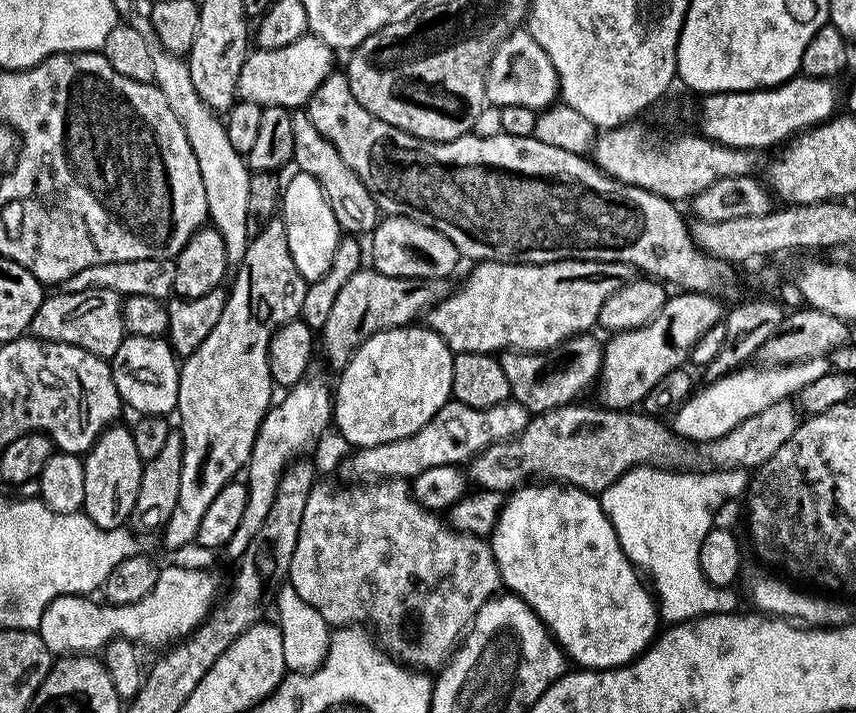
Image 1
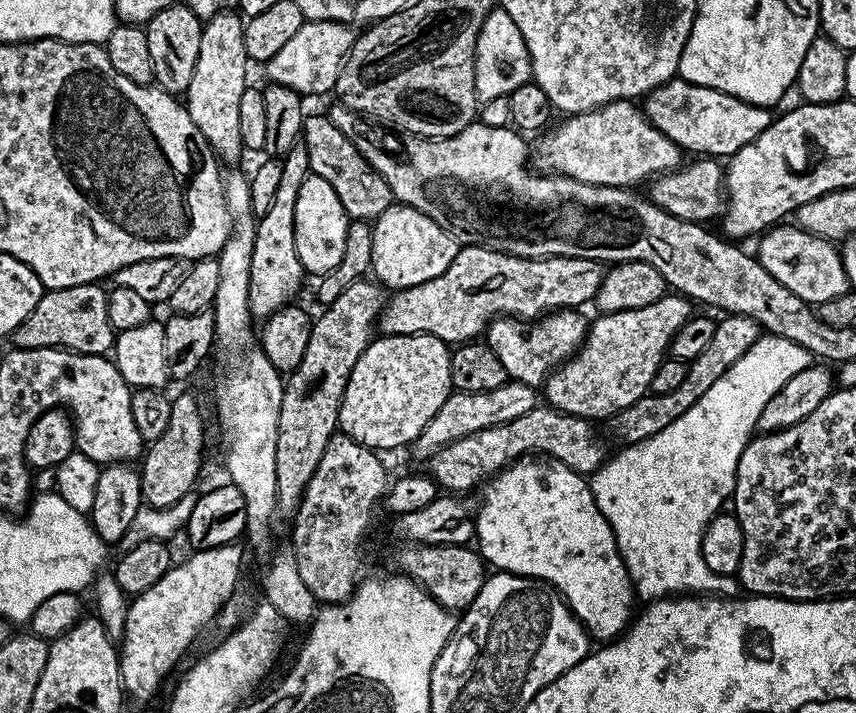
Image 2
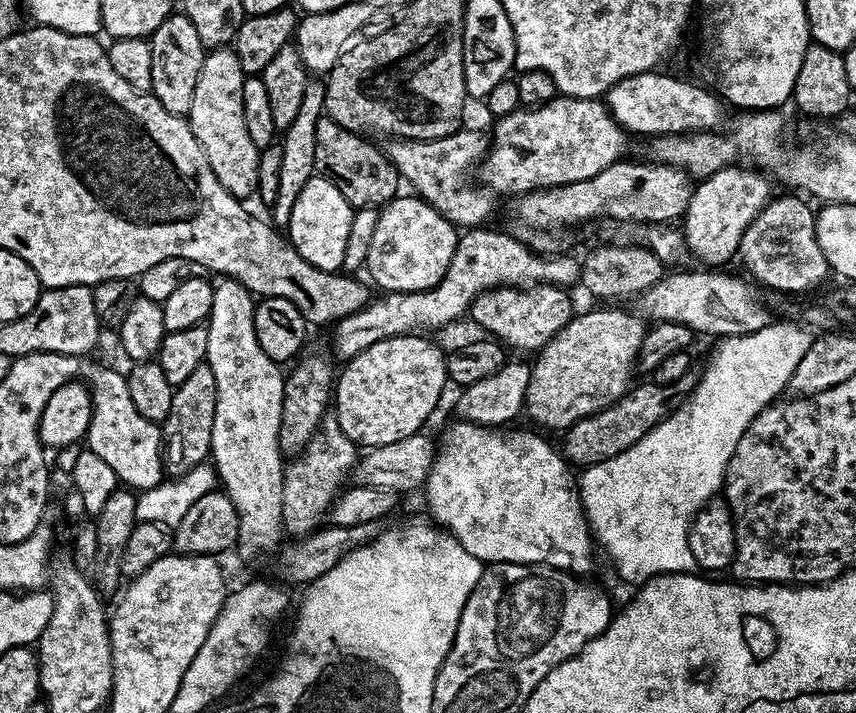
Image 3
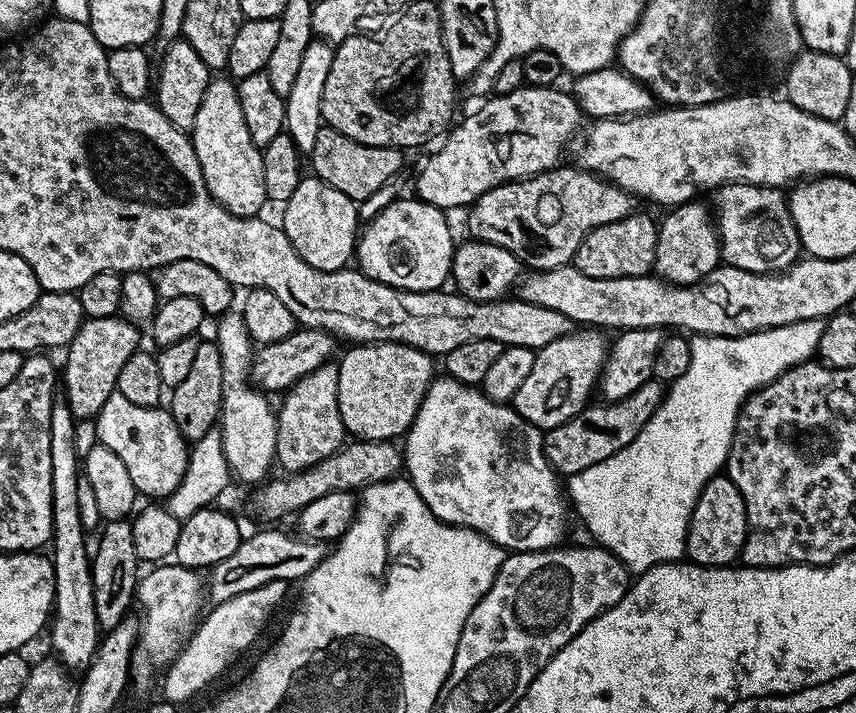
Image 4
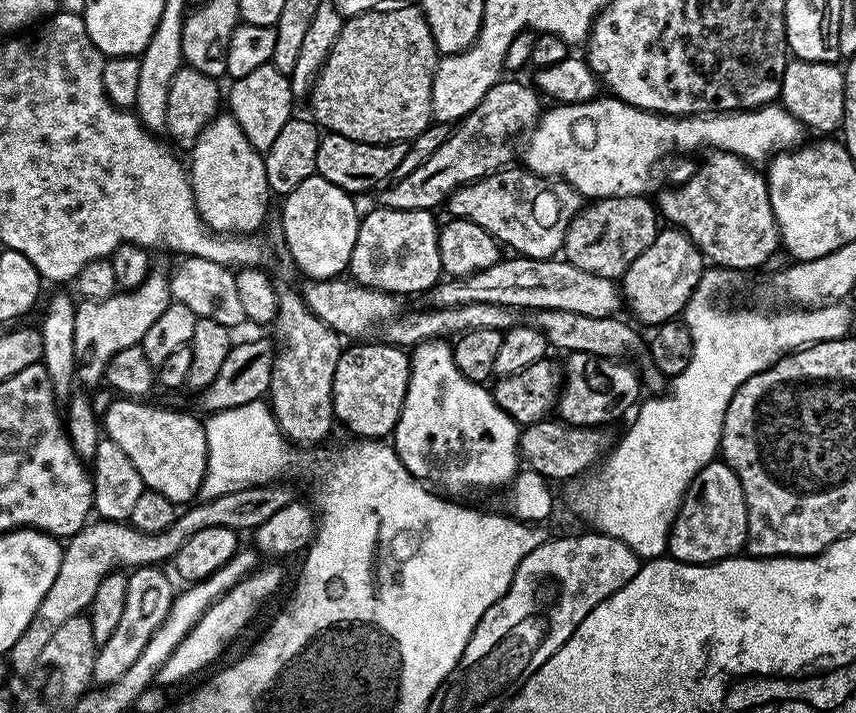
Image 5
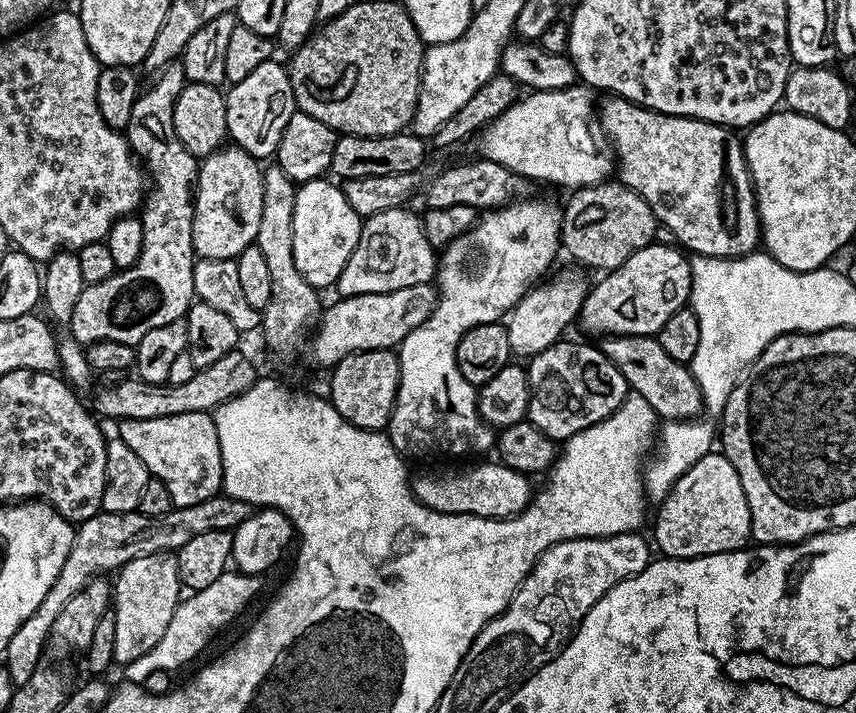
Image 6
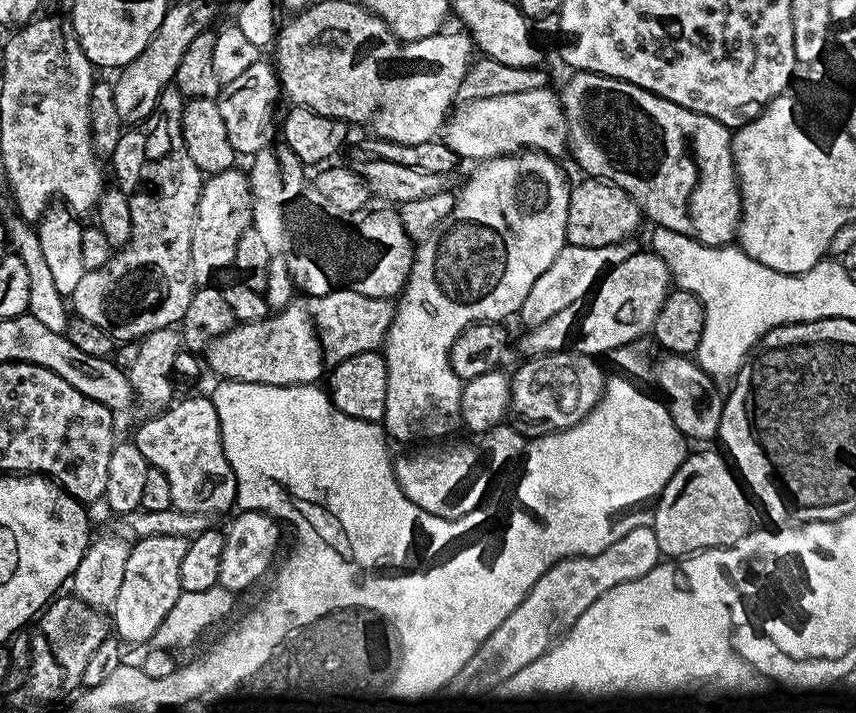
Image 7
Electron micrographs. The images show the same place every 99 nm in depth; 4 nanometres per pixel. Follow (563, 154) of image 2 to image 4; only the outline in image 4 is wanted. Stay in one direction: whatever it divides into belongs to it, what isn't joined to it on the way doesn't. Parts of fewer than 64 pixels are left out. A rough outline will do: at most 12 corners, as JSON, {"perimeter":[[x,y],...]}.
{"perimeter":[[571,91],[485,99],[416,176],[441,210],[561,163]]}

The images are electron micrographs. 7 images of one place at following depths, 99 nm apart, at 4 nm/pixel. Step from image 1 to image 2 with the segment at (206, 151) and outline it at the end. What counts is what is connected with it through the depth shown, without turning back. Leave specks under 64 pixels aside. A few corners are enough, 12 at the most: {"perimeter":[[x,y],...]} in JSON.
{"perimeter":[[223,177],[232,232],[211,310],[216,416],[246,540],[272,536],[285,381],[252,332],[257,217]]}

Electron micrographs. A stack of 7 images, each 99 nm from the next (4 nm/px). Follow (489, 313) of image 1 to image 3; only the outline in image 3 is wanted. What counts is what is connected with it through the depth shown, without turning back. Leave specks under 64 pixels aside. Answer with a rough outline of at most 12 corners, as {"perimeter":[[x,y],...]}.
{"perimeter":[[492,226],[457,239],[424,292],[389,292],[335,321],[331,355],[444,328],[483,292],[580,279]]}

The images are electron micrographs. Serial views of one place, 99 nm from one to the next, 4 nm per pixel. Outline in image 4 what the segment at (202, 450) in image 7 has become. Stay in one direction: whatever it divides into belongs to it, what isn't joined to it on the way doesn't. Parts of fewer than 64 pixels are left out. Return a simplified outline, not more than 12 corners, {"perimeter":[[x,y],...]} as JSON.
{"perimeter":[[120,392],[96,437],[144,498],[167,498],[188,470],[189,441],[167,407]]}

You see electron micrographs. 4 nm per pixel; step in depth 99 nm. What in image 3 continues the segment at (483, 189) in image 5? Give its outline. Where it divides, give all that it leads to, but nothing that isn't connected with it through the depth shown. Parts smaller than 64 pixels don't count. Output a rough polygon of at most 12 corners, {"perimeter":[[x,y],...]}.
{"perimeter":[[617,160],[582,182],[517,195],[510,235],[565,251],[568,231],[609,216],[679,221],[693,177]]}

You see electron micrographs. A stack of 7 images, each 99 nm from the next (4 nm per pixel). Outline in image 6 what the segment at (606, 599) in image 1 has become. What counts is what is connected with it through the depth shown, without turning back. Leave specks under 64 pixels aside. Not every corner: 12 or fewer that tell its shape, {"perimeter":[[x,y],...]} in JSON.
{"perimeter":[[520,198],[439,253],[430,318],[398,346],[386,434],[405,457],[493,451],[462,334],[497,323],[561,251]]}

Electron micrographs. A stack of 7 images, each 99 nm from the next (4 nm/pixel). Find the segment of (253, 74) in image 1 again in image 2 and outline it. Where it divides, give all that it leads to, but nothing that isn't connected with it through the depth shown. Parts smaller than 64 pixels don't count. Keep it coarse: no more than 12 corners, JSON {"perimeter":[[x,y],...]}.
{"perimeter":[[305,21],[266,80],[301,96],[331,93],[357,31]]}

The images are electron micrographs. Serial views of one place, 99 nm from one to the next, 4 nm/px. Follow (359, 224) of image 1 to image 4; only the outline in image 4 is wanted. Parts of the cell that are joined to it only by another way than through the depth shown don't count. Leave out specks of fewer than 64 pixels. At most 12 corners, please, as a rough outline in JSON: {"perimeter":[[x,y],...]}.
{"perimeter":[[323,127],[311,171],[357,202],[393,183],[399,148]]}

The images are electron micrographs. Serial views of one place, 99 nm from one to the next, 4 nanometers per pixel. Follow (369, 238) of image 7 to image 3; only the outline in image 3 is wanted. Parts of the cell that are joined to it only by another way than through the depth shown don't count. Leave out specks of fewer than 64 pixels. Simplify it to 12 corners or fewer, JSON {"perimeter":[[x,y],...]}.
{"perimeter":[[415,194],[379,209],[366,272],[389,292],[446,274],[458,229]]}

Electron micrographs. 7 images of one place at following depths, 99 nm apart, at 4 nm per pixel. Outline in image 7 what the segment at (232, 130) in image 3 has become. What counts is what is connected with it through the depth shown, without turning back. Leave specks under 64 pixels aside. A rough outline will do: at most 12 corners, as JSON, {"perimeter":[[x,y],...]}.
{"perimeter":[[247,171],[207,177],[190,242],[204,286],[231,269],[252,226]]}

